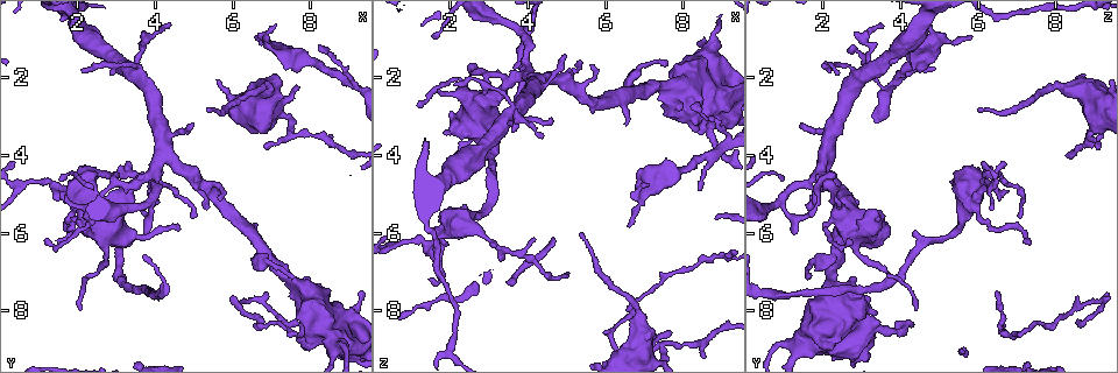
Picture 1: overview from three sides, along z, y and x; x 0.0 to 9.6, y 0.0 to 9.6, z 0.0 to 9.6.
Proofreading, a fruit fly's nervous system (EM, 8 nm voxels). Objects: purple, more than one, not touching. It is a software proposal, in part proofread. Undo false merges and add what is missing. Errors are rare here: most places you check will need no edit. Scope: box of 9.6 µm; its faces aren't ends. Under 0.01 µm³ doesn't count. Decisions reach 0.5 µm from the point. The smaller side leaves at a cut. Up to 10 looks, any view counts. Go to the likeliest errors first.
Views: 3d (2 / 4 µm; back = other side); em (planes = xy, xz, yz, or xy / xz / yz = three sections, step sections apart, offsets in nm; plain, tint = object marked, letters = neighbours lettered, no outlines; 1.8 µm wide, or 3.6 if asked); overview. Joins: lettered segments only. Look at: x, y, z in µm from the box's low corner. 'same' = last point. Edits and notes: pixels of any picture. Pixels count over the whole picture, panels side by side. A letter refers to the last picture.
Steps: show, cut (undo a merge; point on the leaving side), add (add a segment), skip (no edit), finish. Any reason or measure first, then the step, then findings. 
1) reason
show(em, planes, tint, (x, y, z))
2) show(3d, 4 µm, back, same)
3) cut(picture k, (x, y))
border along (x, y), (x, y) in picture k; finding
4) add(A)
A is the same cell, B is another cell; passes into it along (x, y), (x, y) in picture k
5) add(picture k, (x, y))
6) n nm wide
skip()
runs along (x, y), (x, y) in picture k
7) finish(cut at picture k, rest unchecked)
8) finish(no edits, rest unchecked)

calibre changes
show(em, 3.6 µm, planes, tint, (2.55, 5.85, 2.85))

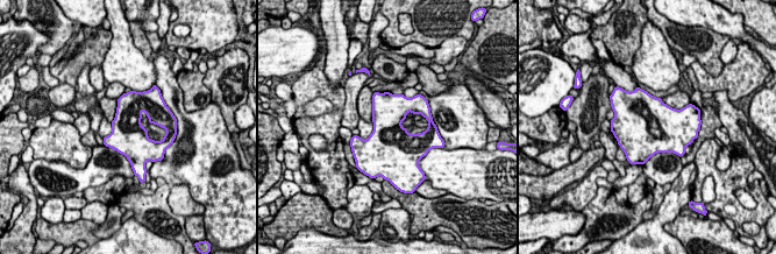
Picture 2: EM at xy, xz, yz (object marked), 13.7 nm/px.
show(em, 3.6 µm, planes, letters, same)

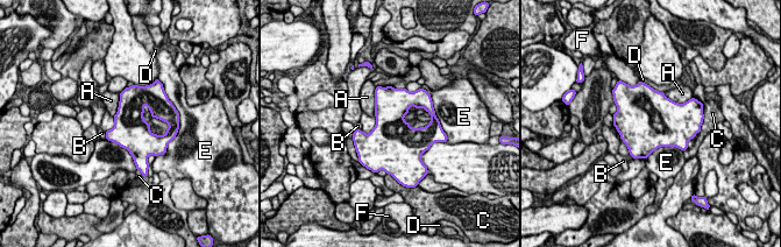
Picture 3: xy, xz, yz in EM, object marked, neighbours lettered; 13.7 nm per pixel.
skip()
A, B, C, D, E and F are other cells; all the same cell

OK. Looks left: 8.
thick turns thin
show(3d, 4 µm, (7.85, 7.35, 2.30))

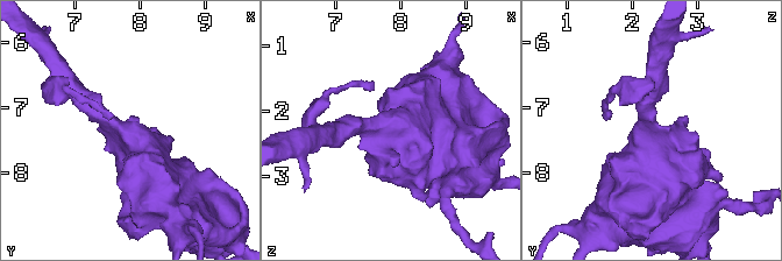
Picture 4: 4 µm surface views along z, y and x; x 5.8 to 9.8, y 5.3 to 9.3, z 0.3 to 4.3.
arms of 280, 800 nm; now the EM
show(em, 3.6 µm, xy, step 8, tint, (7.85, 7.40, 2.20))

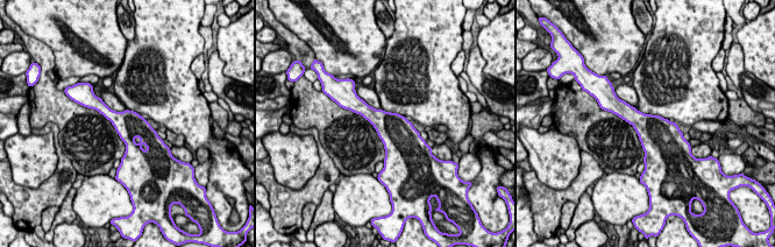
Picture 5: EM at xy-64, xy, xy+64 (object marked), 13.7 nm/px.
what lies round it
show(em, 3.6 µm, xy, step 8, letters, same)

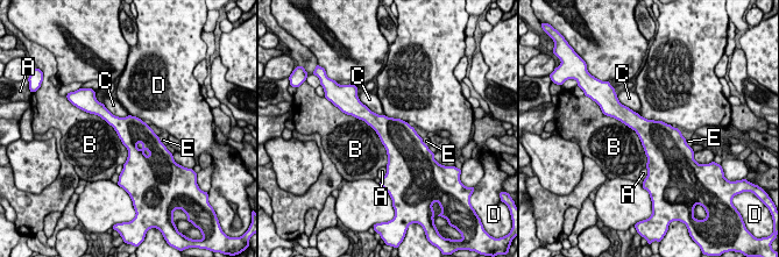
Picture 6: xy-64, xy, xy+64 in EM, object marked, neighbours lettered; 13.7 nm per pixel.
440 nm wide; B touches over 900 nm
skip()
A, B, C, D and E are other cells; continuous, no second cell

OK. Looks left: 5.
four arms meet
show(em, 3.6 µm, xy, step 8, tint, (2.00, 5.15, 5.85))

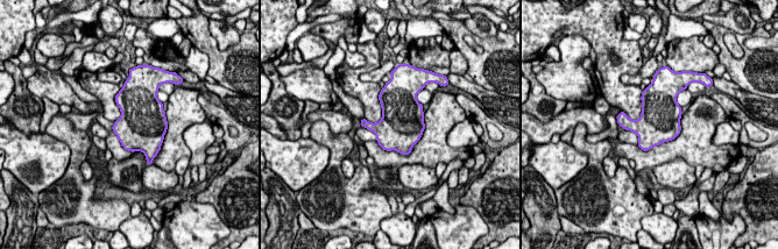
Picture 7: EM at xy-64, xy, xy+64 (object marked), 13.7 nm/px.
show(em, 3.6 µm, planes, letters, same)

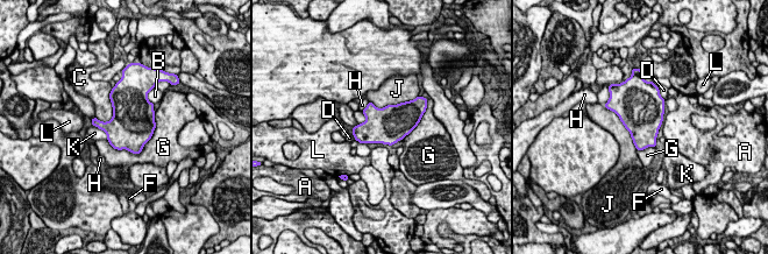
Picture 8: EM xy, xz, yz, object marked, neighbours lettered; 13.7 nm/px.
500 nm wide
skip()
A, B, C, D, F, G, H, J, K and L are other cells; one cell here

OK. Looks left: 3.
an open end
show(3d, 2 µm, (8.40, 1.80, 4.85))

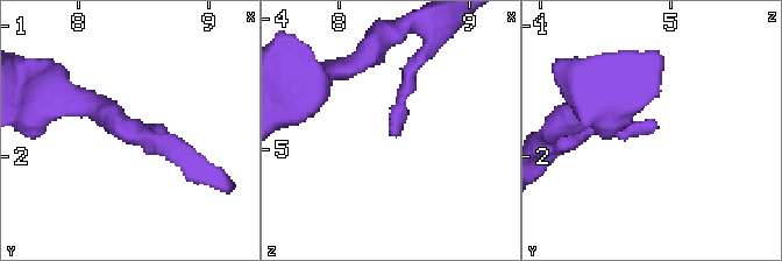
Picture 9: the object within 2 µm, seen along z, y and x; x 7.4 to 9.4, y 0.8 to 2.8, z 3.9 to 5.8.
shape alone is not enough
show(em, yz, step 4, letters, (8.44, 1.74, 4.86))

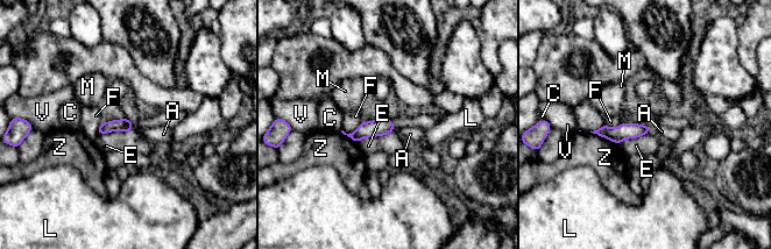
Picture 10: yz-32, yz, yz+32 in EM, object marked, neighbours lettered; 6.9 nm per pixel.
show(em, planes, letters, same)

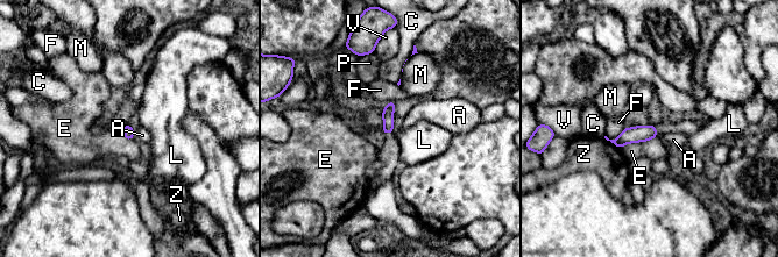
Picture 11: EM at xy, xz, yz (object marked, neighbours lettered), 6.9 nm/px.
skip()
A, C, E, F, L, M, P, V and Z are other cells; border along (135, 131), (133, 138) in picture 11; no lettered segment goes on from it

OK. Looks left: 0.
finish(no edits, rest unchecked)

